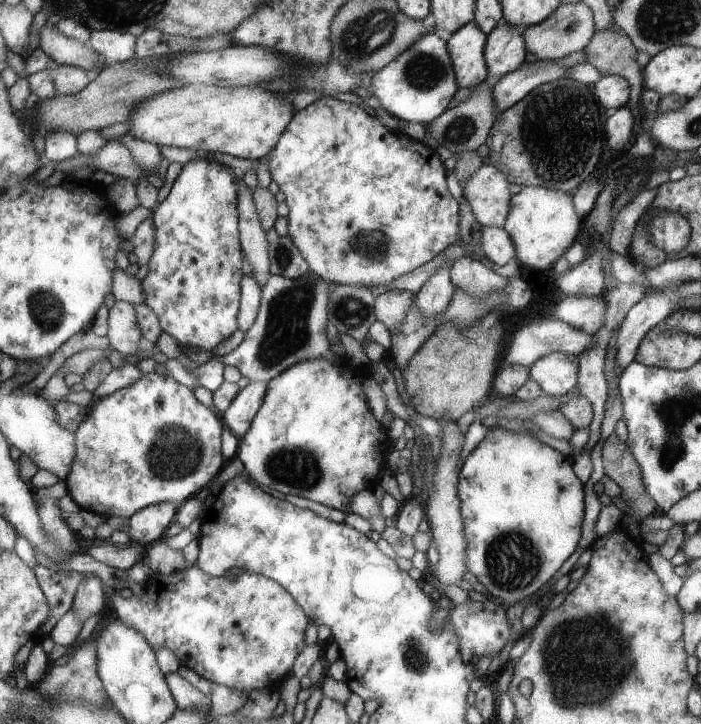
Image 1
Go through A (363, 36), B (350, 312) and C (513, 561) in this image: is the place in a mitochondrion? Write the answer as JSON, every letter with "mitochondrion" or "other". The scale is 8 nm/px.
{"A":"mitochondrion","B":"mitochondrion","C":"mitochondrion"}

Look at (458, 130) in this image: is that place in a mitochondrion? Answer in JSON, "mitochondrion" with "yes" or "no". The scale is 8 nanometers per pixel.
{"mitochondrion":"yes"}

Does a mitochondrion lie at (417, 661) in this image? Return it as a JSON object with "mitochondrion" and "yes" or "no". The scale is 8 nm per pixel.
{"mitochondrion":"yes"}

